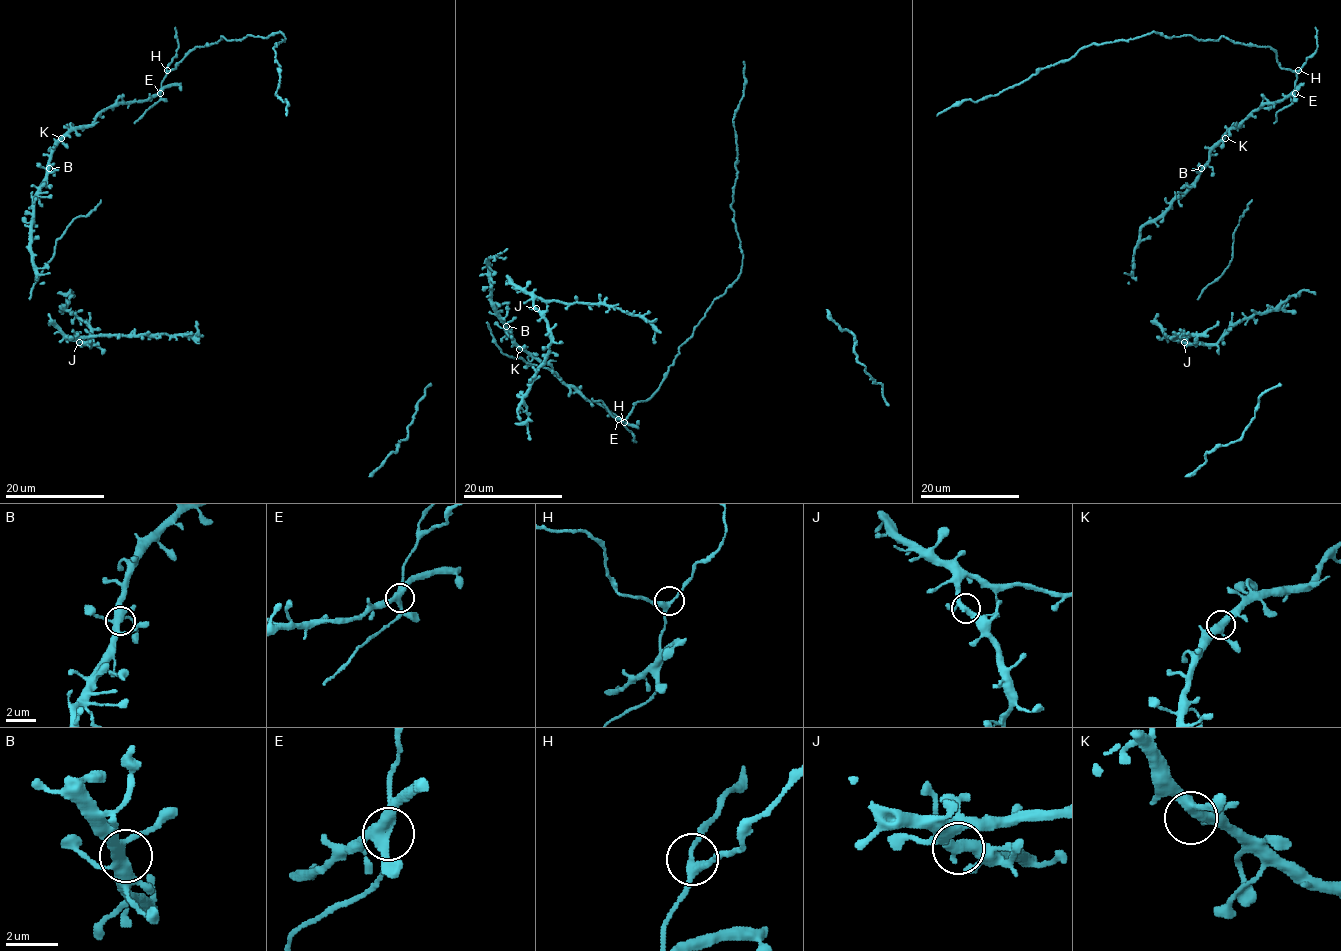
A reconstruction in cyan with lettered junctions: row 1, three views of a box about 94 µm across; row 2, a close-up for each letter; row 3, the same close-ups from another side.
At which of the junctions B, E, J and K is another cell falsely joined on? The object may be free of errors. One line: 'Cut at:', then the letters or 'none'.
Cut at: none

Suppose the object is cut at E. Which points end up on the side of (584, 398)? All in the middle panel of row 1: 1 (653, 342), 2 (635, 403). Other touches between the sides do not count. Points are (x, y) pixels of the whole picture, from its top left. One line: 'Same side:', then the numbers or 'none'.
Same side: 1

